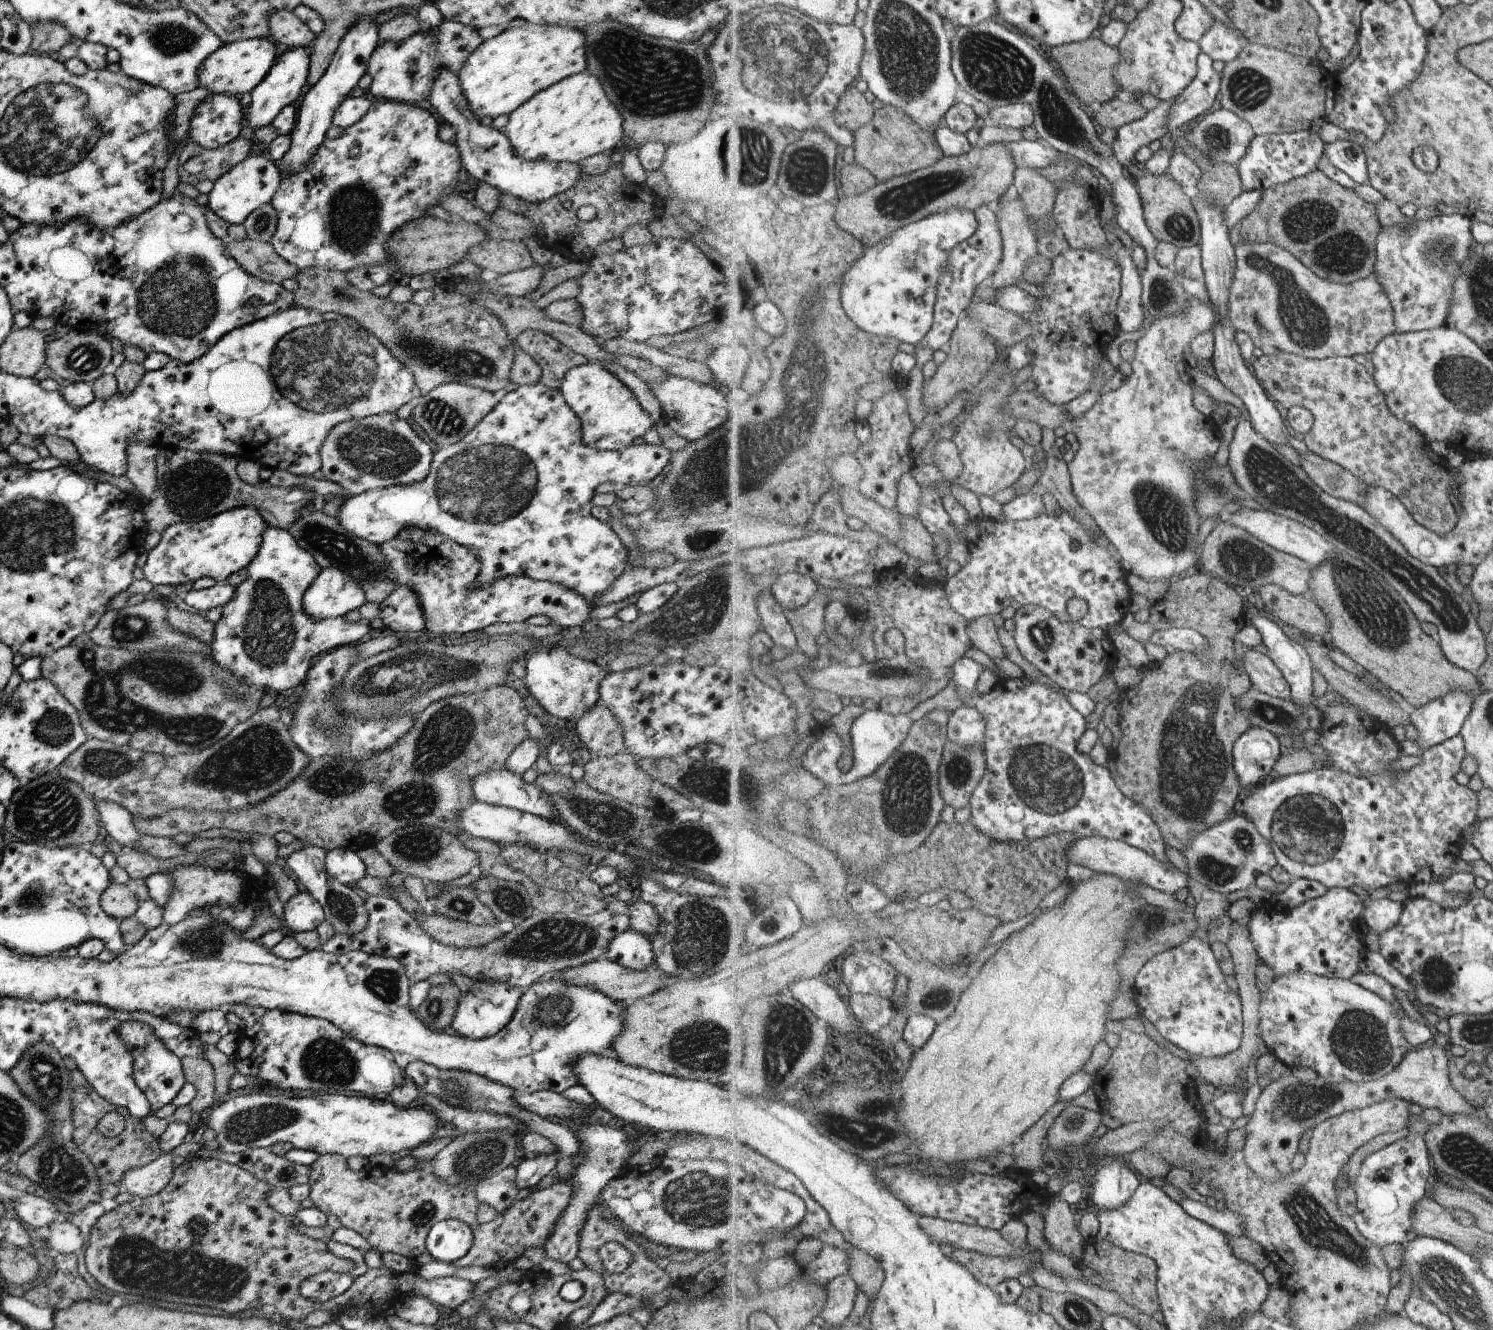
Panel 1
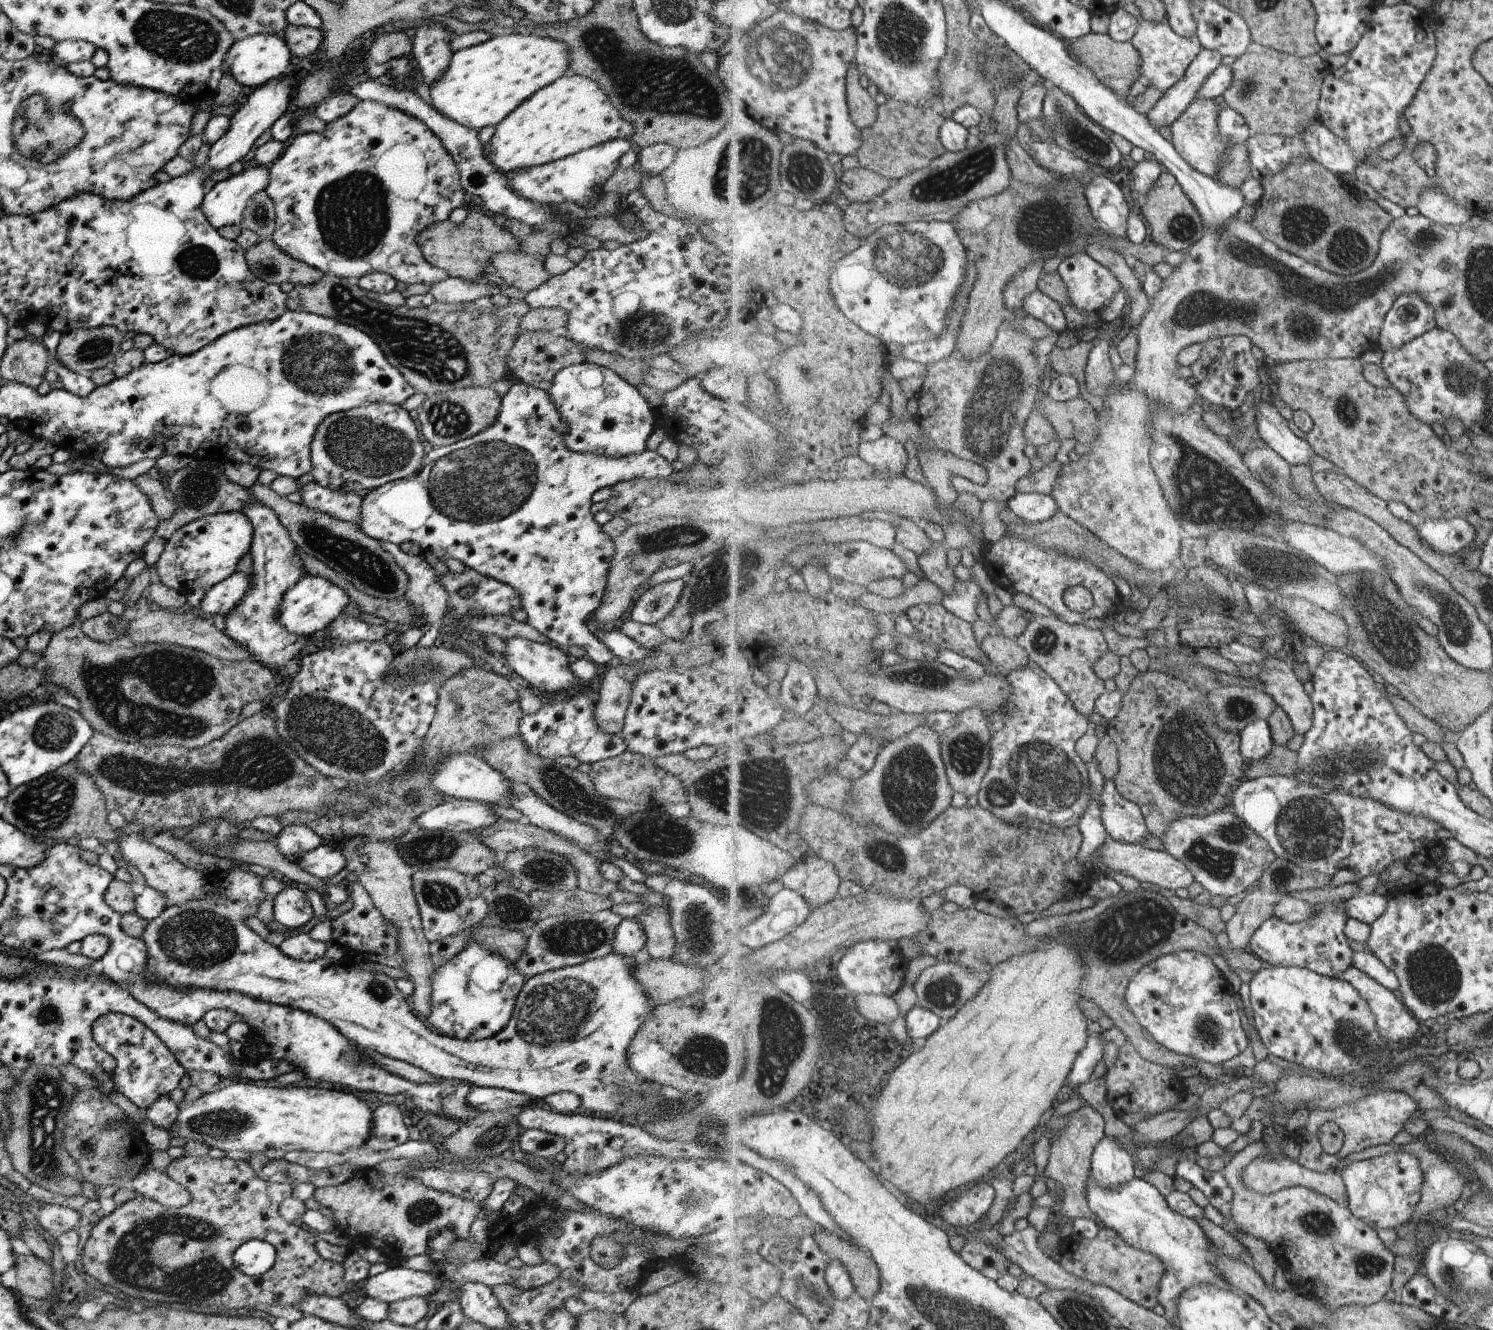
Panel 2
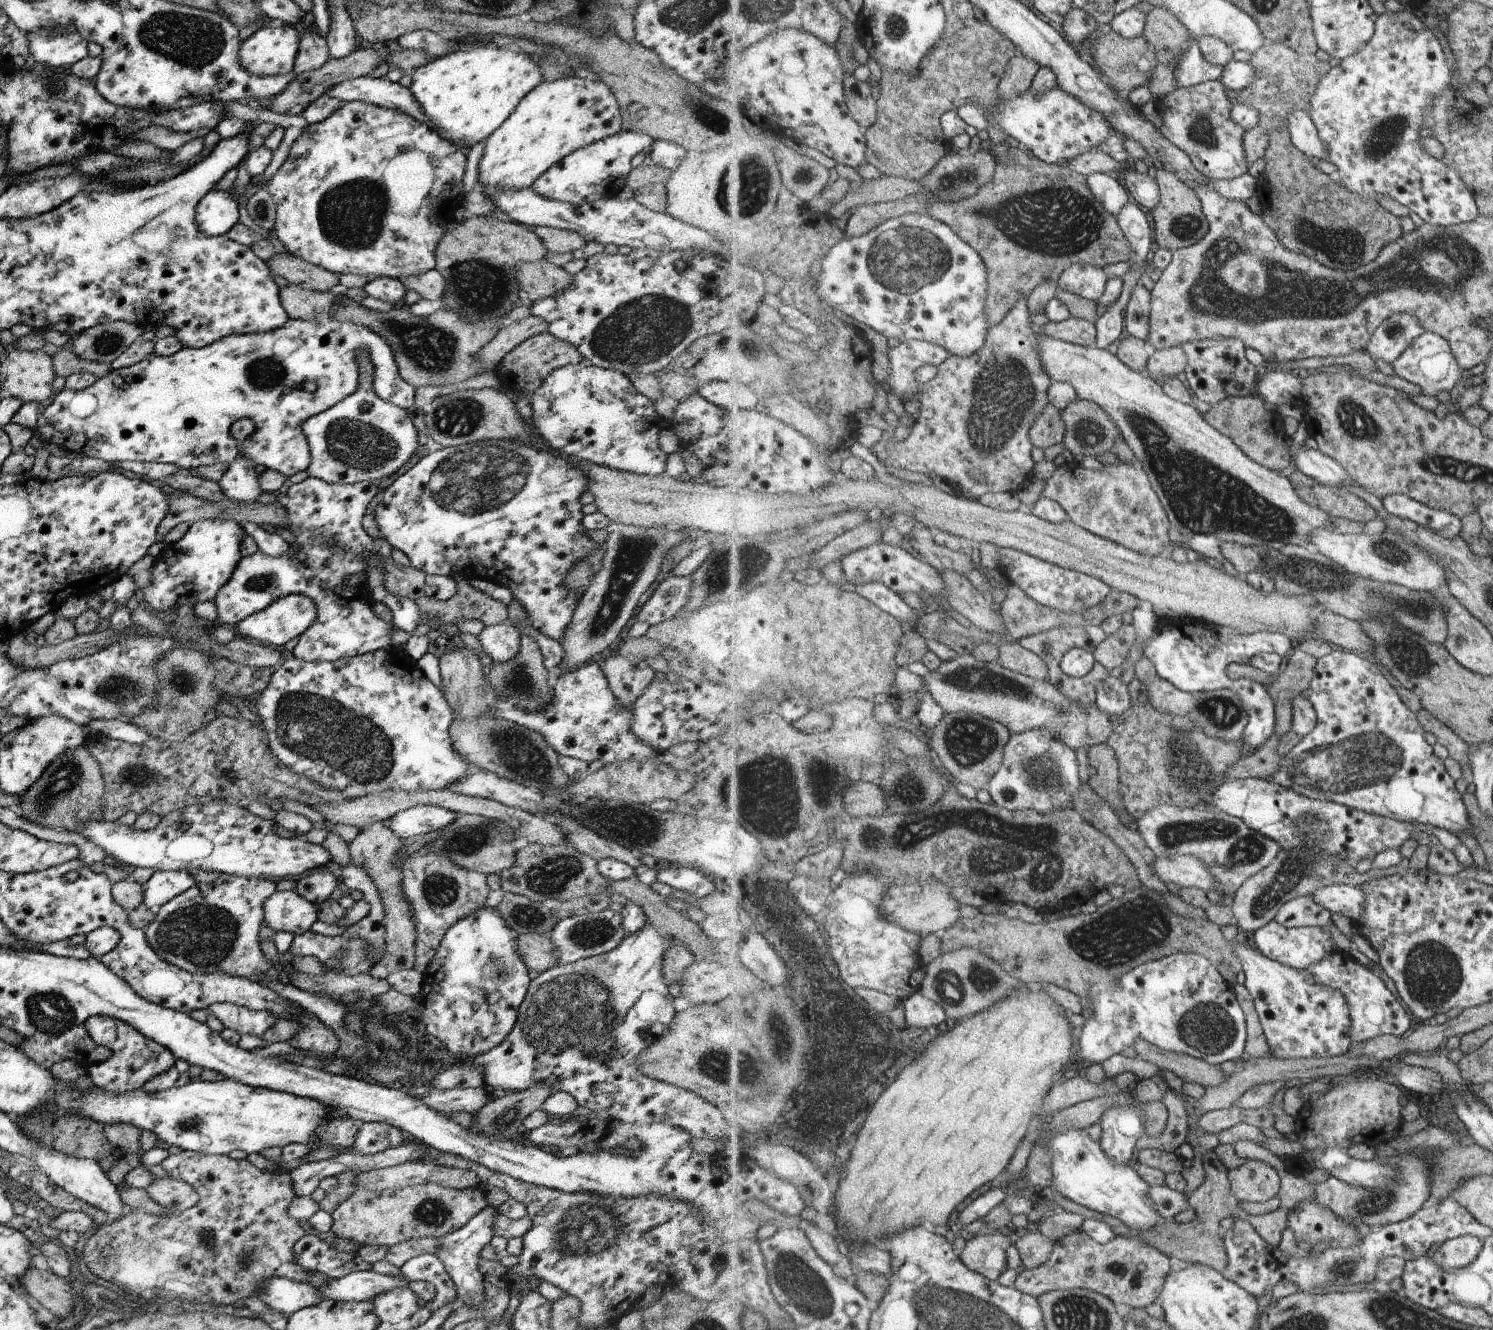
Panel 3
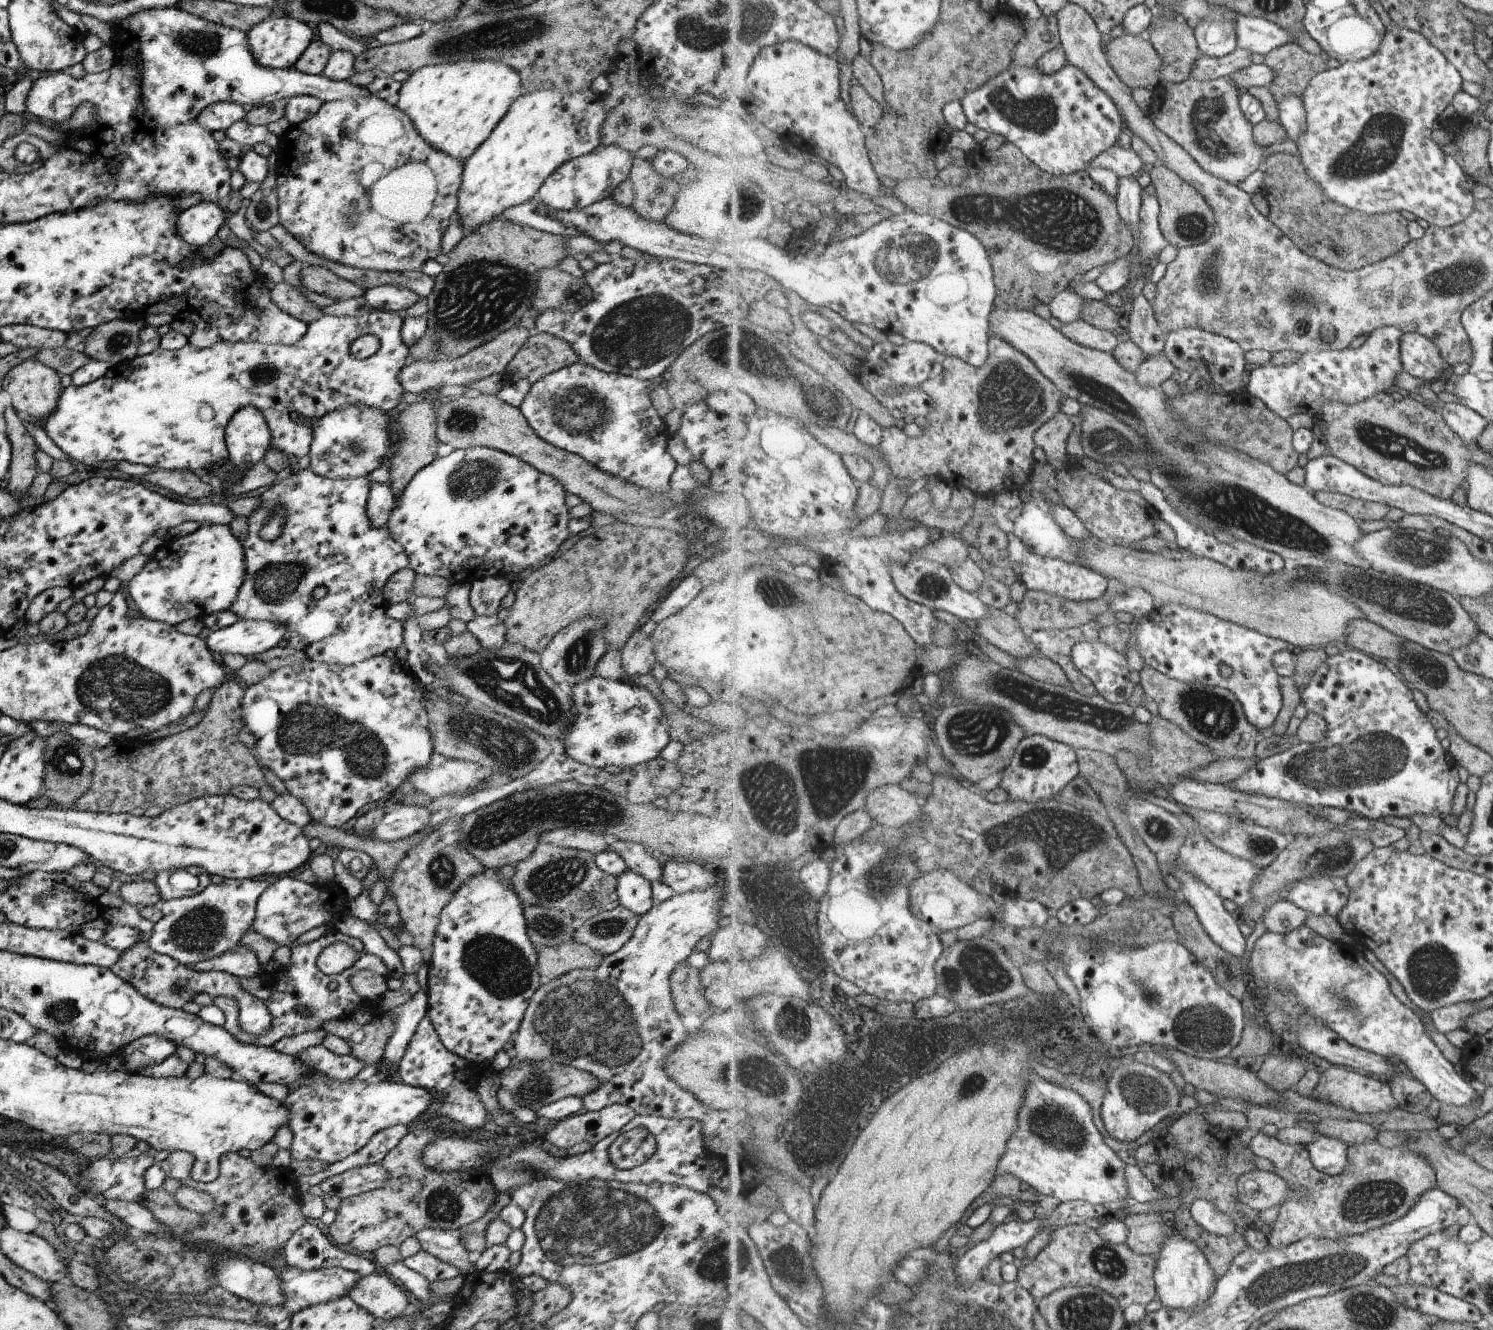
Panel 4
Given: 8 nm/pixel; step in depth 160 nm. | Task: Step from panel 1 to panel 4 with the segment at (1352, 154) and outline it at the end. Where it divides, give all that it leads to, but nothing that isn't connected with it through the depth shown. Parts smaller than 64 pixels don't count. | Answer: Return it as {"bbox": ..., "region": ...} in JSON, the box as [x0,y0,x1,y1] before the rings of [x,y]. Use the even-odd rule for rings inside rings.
{"bbox":[1279,95,1308,141],"region":[[[1295,95],[1286,96],[1279,104],[1279,123],[1285,127],[1286,135],[1298,141],[1308,127],[1308,112],[1304,100]]]}

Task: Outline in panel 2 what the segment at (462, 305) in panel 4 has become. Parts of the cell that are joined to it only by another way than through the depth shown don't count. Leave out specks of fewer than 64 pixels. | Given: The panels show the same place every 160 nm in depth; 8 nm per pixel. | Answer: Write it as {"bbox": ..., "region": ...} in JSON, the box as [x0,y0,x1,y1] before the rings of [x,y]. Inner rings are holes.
{"bbox":[416,208,521,280],"region":[[[479,208],[467,213],[466,218],[458,224],[448,219],[428,224],[419,232],[416,243],[427,264],[445,271],[449,277],[462,279],[483,280],[481,275],[490,270],[492,254],[521,251],[515,238],[503,230],[499,219]]]}

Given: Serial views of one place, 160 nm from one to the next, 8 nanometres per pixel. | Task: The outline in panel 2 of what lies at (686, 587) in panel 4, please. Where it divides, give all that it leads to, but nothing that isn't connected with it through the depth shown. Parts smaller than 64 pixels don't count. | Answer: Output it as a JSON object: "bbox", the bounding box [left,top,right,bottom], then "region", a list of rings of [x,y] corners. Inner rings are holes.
{"bbox":[630,579,684,625],"region":[[[675,579],[650,586],[630,608],[630,619],[655,625],[675,606],[683,585],[684,579]]]}

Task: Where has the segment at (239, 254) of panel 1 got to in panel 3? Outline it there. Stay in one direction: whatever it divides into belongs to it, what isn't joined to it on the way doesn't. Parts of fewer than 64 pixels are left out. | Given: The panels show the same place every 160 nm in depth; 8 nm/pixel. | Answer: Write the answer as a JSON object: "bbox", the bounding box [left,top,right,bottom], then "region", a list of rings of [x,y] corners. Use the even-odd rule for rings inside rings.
{"bbox":[264,253,342,291],"region":[[[275,253],[264,262],[270,273],[285,278],[288,284],[299,285],[312,291],[326,291],[332,286],[342,283],[342,278],[318,267],[307,263],[291,253]]]}

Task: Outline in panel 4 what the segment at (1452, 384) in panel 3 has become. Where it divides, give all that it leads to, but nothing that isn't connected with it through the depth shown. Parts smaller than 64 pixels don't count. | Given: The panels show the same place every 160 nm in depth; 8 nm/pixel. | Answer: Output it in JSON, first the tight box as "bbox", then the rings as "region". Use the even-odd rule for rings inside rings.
{"bbox":[1400,332,1449,382],"region":[[[1419,332],[1404,334],[1400,353],[1404,370],[1426,382],[1442,378],[1443,370],[1449,365],[1440,346],[1431,337]]]}

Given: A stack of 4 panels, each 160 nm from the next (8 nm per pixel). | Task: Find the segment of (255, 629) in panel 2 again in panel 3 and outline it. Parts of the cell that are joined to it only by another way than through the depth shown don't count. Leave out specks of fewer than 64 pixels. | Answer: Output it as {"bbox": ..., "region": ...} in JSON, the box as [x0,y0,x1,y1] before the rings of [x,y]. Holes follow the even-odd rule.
{"bbox":[217,457,263,503],"region":[[[243,457],[229,463],[225,474],[217,482],[225,498],[237,503],[252,503],[263,492],[259,488],[256,466]]]}

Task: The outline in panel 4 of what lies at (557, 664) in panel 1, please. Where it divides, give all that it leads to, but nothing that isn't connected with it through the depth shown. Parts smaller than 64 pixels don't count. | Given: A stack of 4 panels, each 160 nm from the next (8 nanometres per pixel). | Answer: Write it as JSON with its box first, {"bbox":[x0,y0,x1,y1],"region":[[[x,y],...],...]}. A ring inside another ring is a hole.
{"bbox":[461,616,507,649],"region":[[[474,616],[472,621],[461,625],[462,629],[469,631],[483,649],[498,649],[507,645],[505,633],[506,626],[498,616]]]}

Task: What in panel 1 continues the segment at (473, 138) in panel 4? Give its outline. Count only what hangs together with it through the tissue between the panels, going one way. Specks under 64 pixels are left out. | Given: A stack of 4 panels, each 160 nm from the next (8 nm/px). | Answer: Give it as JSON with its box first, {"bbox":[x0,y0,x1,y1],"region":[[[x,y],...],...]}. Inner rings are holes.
{"bbox":[456,24,586,120],"region":[[[526,24],[521,27],[511,27],[497,36],[481,41],[481,44],[467,57],[461,65],[456,77],[463,96],[467,99],[471,113],[479,120],[483,116],[497,118],[501,114],[513,112],[520,104],[529,100],[536,92],[546,89],[553,83],[569,75],[586,70],[584,55],[584,36],[580,28],[571,25],[558,24]]]}

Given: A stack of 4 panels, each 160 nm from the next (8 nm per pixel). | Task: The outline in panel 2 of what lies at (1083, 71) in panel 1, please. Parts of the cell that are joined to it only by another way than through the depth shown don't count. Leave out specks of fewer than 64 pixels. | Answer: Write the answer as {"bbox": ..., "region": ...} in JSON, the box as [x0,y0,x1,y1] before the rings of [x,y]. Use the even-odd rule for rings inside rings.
{"bbox":[1070,32,1142,98],"region":[[[1108,32],[1105,34],[1089,33],[1072,41],[1070,48],[1082,65],[1090,68],[1107,88],[1114,90],[1122,98],[1127,96],[1127,88],[1135,80],[1141,79],[1140,64],[1142,58],[1140,52],[1130,42],[1117,42]]]}

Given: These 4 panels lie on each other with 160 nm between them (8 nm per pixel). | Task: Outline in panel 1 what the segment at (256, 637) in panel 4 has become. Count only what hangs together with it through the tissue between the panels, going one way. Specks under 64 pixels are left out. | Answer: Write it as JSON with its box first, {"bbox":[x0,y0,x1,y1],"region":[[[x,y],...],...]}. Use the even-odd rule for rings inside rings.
{"bbox":[302,569,364,619],"region":[[[323,569],[305,590],[302,609],[310,617],[328,619],[343,617],[364,602],[363,589],[347,573]]]}

